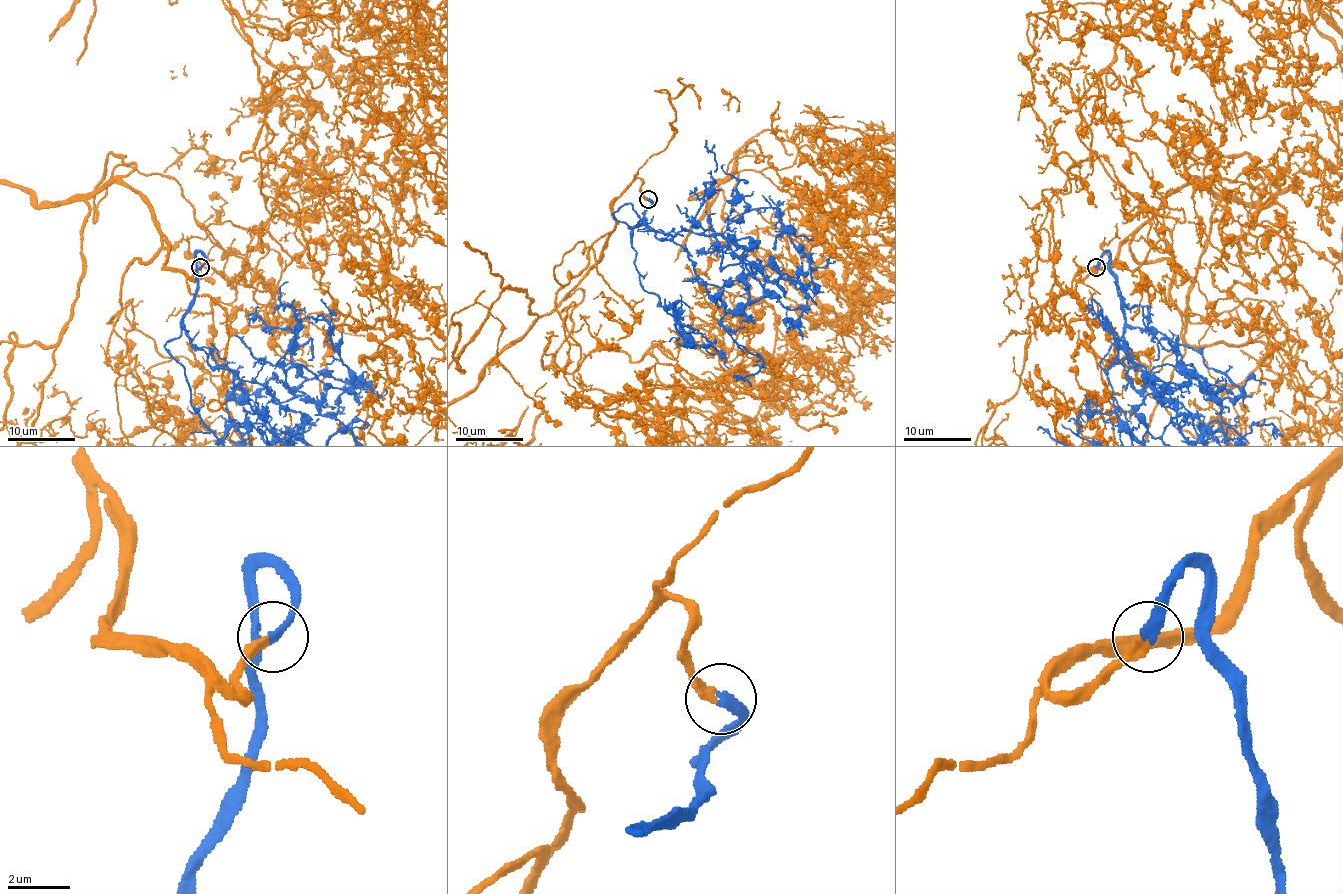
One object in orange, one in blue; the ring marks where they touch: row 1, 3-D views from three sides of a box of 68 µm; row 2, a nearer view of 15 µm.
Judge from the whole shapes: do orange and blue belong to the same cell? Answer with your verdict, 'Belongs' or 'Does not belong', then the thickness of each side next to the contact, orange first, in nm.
Belongs. Thickness 260 nm (orange) against 280 nm

